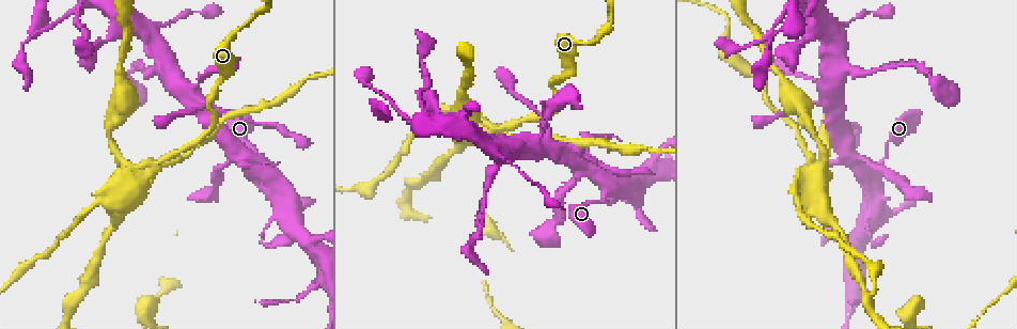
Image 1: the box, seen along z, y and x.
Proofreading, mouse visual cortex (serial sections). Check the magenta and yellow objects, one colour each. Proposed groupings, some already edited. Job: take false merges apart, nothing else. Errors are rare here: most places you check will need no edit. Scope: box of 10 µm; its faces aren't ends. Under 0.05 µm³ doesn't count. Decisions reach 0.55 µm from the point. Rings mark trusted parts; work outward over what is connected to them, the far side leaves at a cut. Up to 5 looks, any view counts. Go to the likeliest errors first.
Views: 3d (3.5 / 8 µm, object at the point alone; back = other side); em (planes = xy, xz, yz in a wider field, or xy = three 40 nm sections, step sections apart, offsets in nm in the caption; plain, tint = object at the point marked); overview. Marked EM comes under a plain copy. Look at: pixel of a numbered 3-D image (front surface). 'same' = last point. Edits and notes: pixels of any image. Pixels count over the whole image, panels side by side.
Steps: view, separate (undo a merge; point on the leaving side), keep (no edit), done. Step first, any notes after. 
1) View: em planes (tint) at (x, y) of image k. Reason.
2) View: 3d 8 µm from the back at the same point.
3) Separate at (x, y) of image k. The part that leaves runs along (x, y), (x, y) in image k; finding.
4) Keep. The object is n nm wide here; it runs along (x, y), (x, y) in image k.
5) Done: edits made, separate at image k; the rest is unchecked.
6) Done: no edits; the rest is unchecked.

View: 3d 8 µm at (834, 116) of image 1.

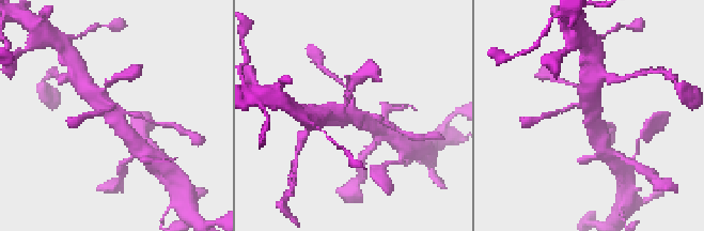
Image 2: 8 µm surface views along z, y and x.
View: em xy step 3 (tint) at the same point. 4 arms meet here; the arms are 150, 150, 450, 500 nm wide.

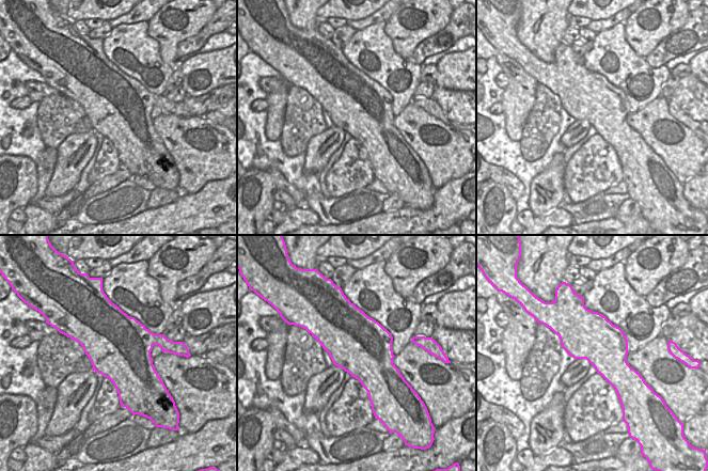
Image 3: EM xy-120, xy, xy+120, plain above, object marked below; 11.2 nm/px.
Keep. The object is 650 nm wide here; it runs along (135, 141), (115, 116), (94, 94) in image 2; continuous, no second cell.

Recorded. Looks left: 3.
View: 3d 3.5 µm at (872, 215) of image 1. Calibre changes.

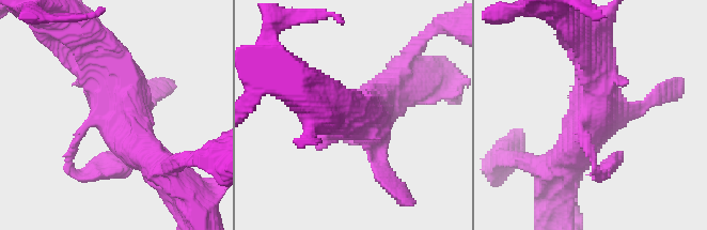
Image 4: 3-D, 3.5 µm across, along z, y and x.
View: em xy step 3 (tint) at (106, 112) of image 4.

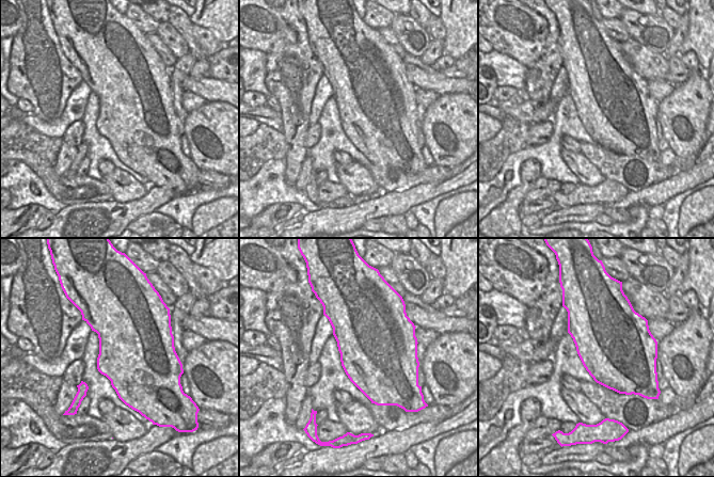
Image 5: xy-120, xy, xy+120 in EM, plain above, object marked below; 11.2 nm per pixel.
Keep. It runs along (89, 42), (151, 157) in image 4; one cell here.

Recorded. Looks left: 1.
Done: no edits; the rest is unchecked.

